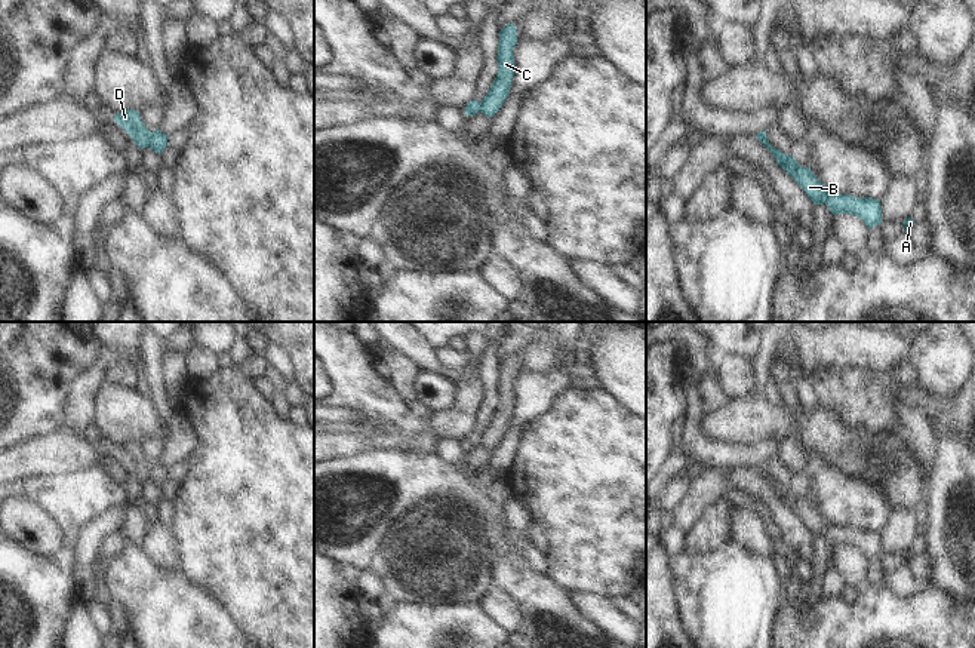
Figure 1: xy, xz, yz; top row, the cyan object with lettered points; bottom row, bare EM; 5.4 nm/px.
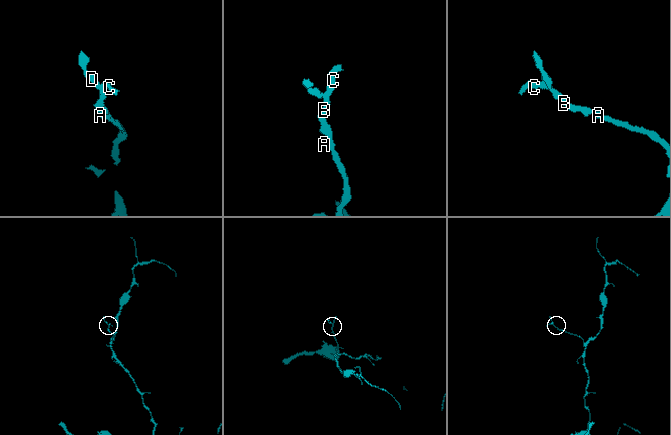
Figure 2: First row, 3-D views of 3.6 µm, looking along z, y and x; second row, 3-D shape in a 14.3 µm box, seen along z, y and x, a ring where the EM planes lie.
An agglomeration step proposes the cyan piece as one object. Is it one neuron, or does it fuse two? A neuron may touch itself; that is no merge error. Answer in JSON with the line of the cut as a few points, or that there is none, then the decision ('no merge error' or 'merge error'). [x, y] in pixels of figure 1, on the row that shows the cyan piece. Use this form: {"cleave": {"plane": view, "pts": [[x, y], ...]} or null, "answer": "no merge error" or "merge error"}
{"cleave": {"plane": "xy", "pts": [[150, 134], [147, 146]]}, "answer": "merge error"}

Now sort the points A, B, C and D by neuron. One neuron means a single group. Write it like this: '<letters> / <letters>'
A B C / D

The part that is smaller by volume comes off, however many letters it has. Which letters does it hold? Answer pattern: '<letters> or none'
D

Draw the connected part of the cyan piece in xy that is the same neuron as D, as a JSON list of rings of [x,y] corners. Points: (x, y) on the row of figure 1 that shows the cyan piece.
[[[123,110],[117,113],[114,117],[116,123],[127,132],[127,135],[133,139],[133,142],[144,150],[148,147],[150,130],[142,123],[139,117],[139,111],[136,110]]]

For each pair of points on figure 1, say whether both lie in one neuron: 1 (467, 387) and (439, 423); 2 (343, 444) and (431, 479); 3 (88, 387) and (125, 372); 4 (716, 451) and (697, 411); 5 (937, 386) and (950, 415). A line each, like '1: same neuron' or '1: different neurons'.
1: same neuron
2: different neurons
3: different neurons
4: same neuron
5: different neurons

